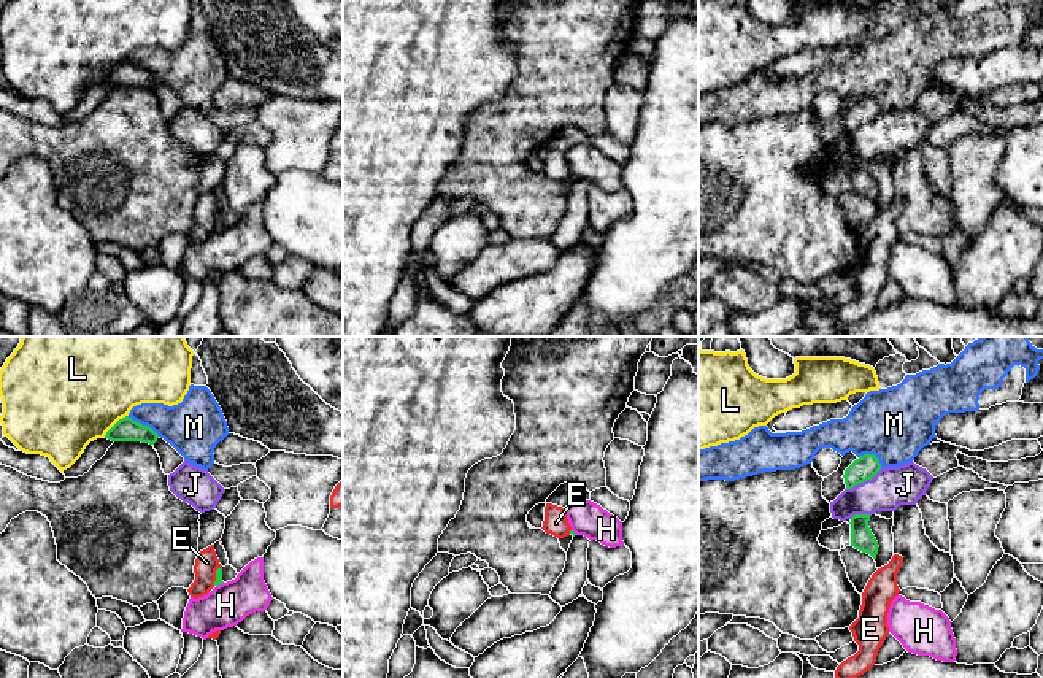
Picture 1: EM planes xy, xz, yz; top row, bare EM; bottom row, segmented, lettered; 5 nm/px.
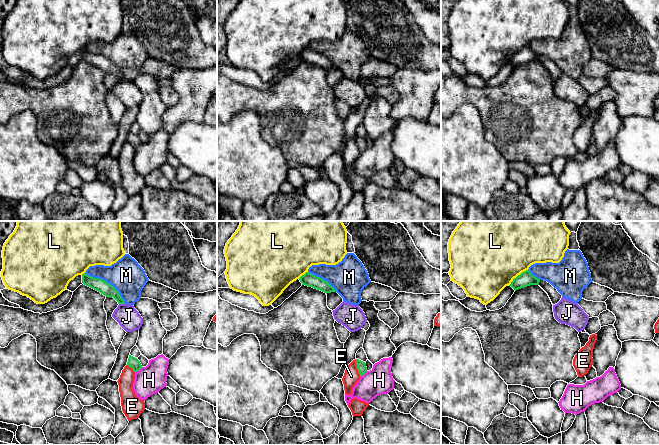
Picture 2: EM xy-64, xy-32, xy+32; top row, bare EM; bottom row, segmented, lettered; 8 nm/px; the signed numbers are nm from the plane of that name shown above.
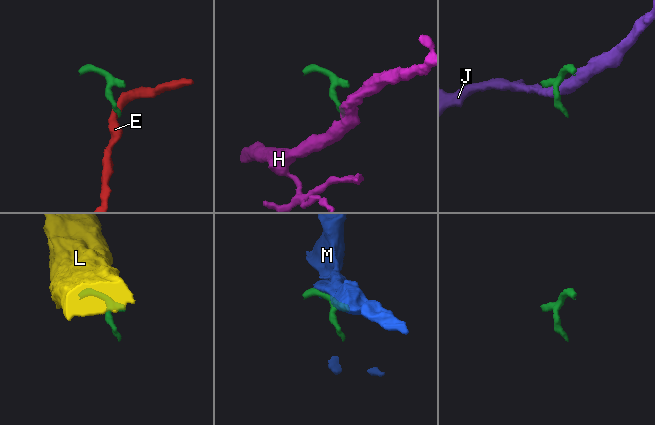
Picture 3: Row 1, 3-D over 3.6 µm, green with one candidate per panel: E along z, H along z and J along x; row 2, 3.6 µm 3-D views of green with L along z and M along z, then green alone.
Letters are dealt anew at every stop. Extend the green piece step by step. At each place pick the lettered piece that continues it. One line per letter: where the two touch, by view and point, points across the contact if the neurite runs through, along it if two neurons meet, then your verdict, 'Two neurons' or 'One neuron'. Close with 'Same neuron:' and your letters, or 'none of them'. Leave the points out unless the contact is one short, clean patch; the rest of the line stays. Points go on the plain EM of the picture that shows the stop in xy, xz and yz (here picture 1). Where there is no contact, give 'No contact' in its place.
E: Touches green at xy (216, 219). Boundary: xy (221, 210), (216, 215), (213, 229). Two neurons
H: Touches green at xy (219, 227). Boundary: xy (223, 226), (216, 231). Two neurons
J: Touches green at yz (864, 124). Boundary: yz (881, 113), (870, 123), (846, 134). Two neurons
L: Touches green at xy (115, 69). Boundary: xy (127, 59), (103, 80). Two neurons
M: Touches green at xy (142, 69). Two neurons
Same neuron: none of them

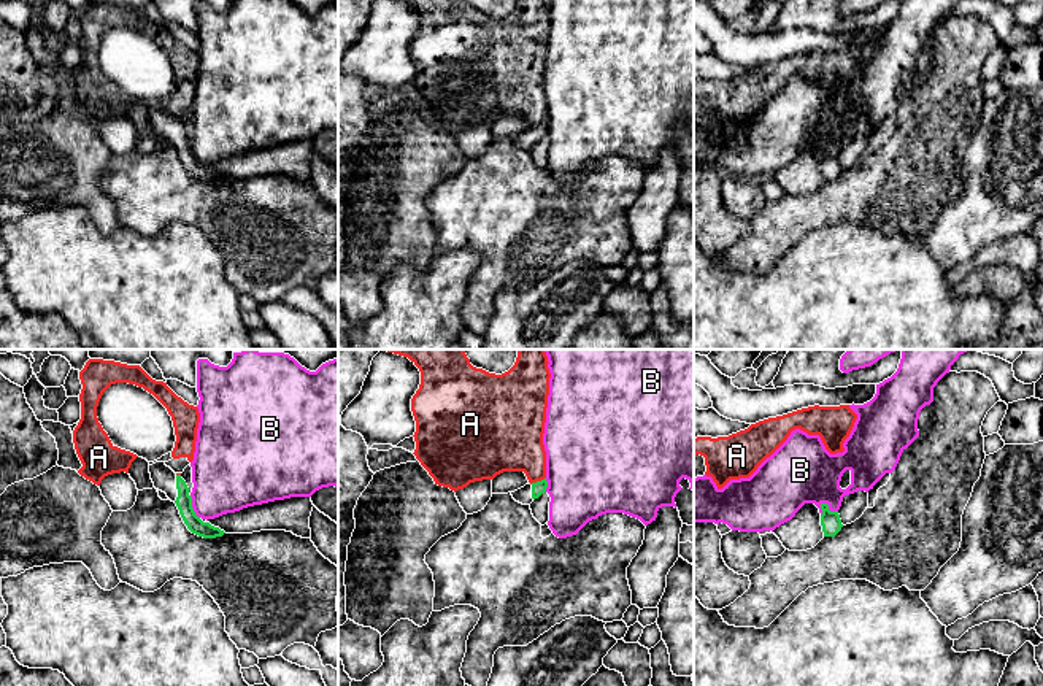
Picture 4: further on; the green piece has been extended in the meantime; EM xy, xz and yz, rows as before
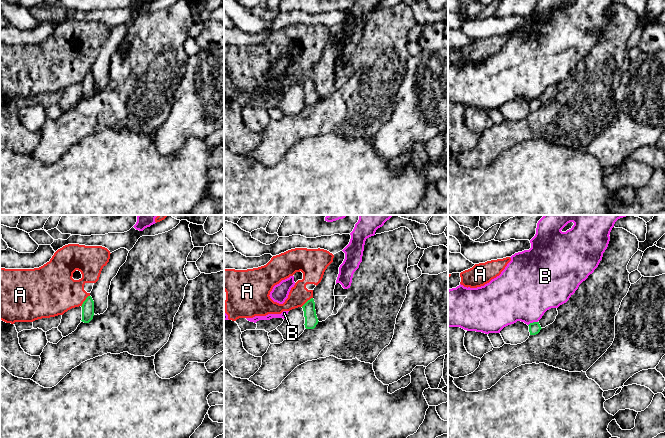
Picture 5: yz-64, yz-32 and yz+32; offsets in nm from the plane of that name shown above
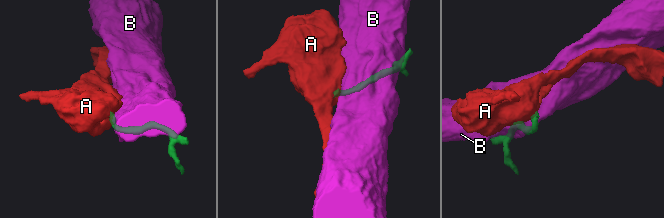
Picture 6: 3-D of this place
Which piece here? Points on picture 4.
A: Touches green at xz (537, 126). Boundary: xz (545, 121), (531, 127). Two neurons
B: Touches green at yz (827, 151). Two neurons
Same neuron: none of them

